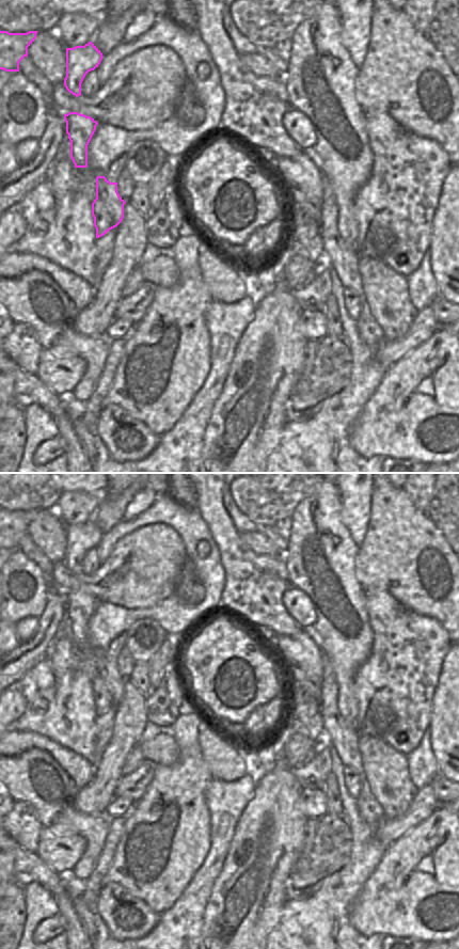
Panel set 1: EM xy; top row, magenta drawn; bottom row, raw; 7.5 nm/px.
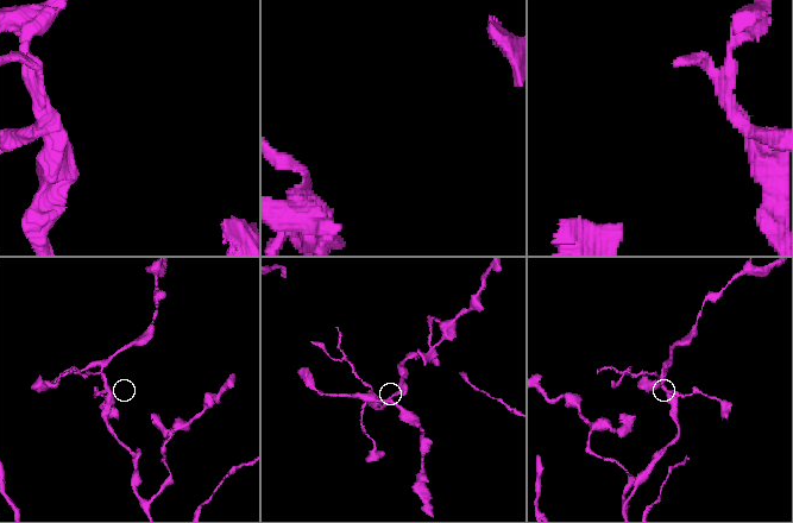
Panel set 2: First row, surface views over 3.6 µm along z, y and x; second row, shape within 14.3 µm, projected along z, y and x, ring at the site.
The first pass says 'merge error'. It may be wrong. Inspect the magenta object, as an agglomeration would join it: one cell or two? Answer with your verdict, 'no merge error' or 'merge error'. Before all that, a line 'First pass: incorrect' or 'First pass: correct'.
First pass: correct
merge error

